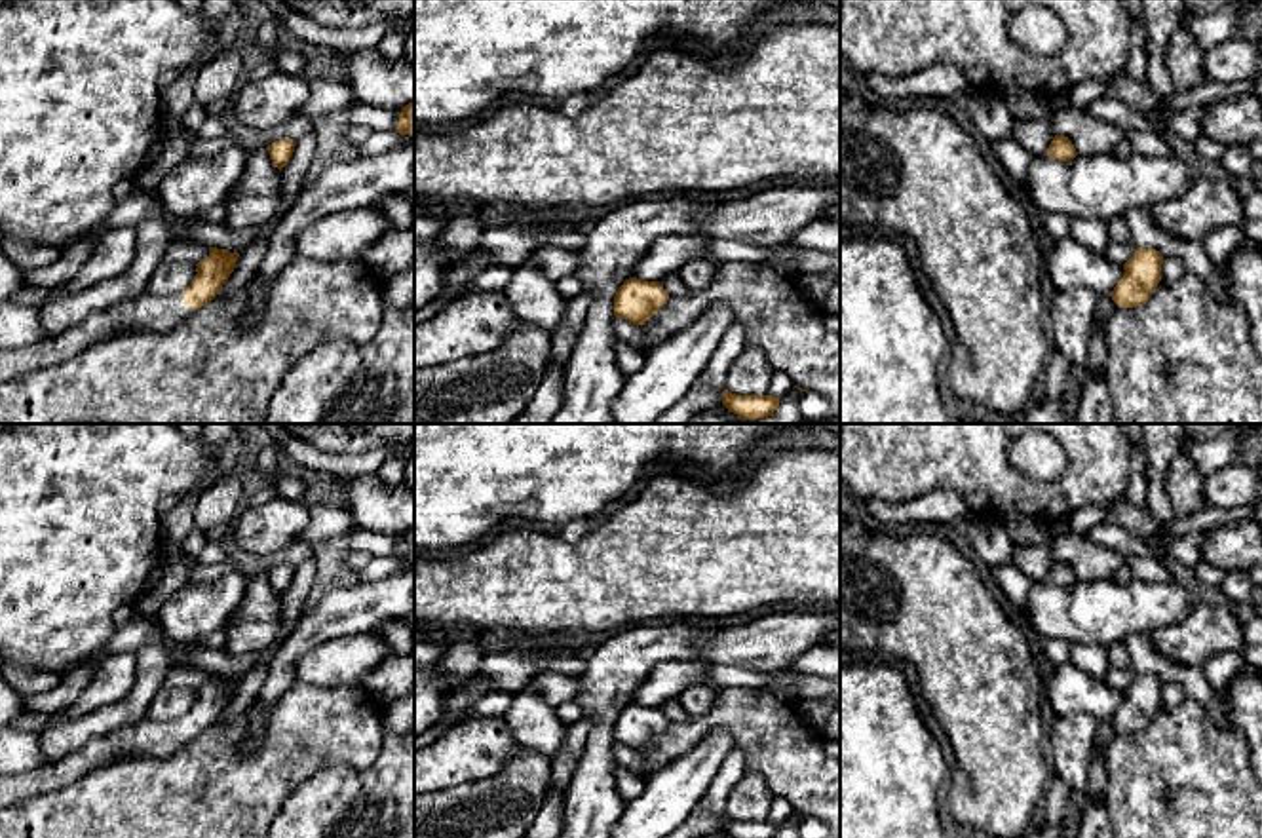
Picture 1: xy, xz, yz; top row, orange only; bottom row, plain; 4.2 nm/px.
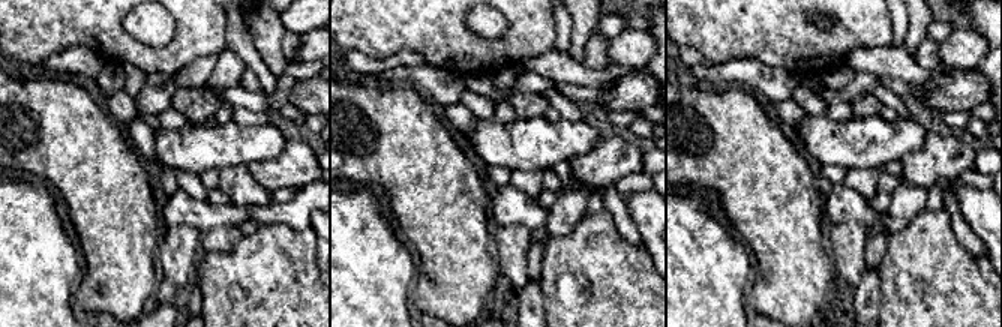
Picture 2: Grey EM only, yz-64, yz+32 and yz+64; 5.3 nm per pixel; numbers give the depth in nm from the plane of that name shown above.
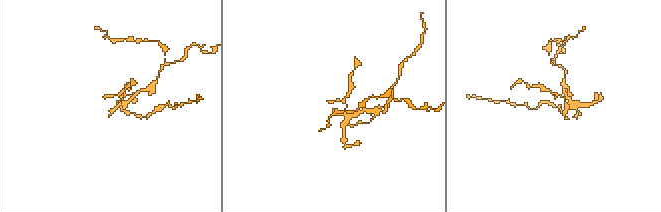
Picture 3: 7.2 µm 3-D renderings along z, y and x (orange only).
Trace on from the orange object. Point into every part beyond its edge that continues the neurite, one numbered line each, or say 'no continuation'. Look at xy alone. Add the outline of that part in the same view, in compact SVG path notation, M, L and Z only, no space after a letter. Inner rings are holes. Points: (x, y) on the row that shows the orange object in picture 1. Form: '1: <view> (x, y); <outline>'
1: xy (154, 314); M182 291L171 296L143 293L93 312L82 323L49 340L17 350L0 350L0 382L70 359L86 348L122 333L165 333L188 319L190 314L194 310L184 304Z

